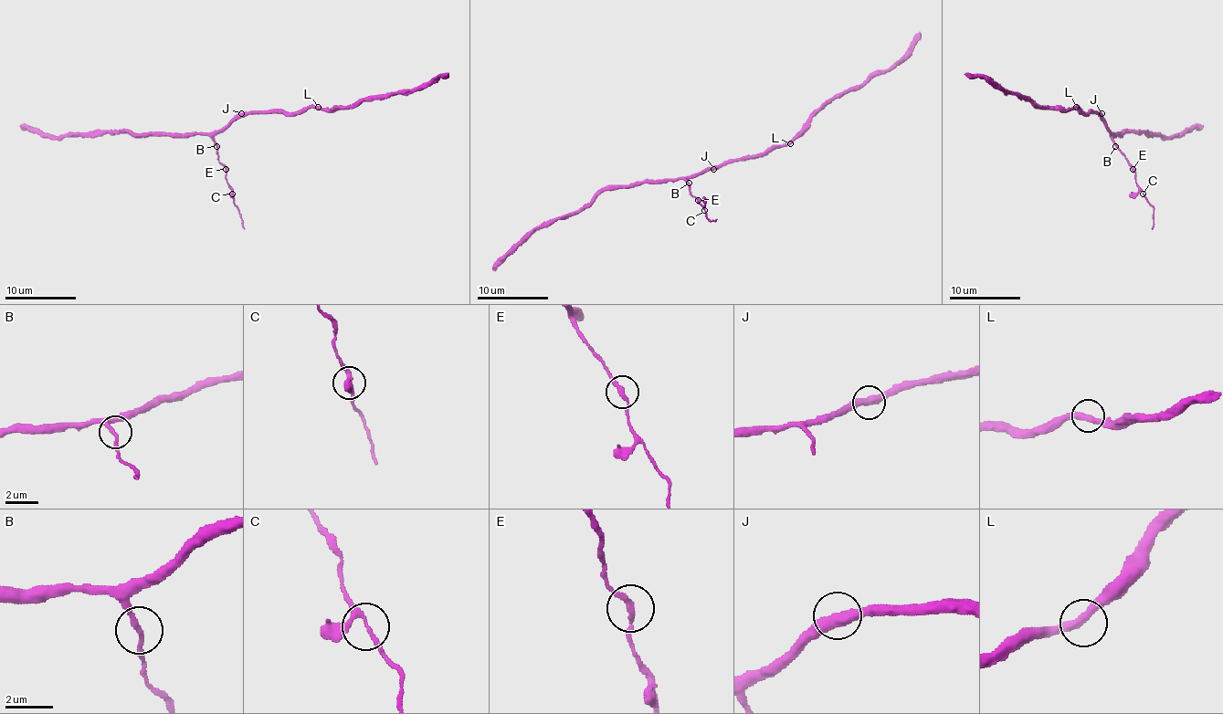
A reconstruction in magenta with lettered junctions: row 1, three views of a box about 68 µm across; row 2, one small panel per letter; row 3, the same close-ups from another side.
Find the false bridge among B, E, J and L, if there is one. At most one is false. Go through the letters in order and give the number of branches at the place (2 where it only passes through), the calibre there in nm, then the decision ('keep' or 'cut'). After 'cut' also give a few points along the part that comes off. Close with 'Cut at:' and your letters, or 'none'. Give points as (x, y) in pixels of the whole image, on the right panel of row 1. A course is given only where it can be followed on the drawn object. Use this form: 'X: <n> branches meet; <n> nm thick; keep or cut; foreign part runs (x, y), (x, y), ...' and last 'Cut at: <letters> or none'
B: 2 branches meet; 190 nm thick; keep
E: 2 branches meet; 240 nm thick; keep
J: 2 branches meet; 440 nm thick; keep
L: 2 branches meet; 360 nm thick; keep
Cut at: none

